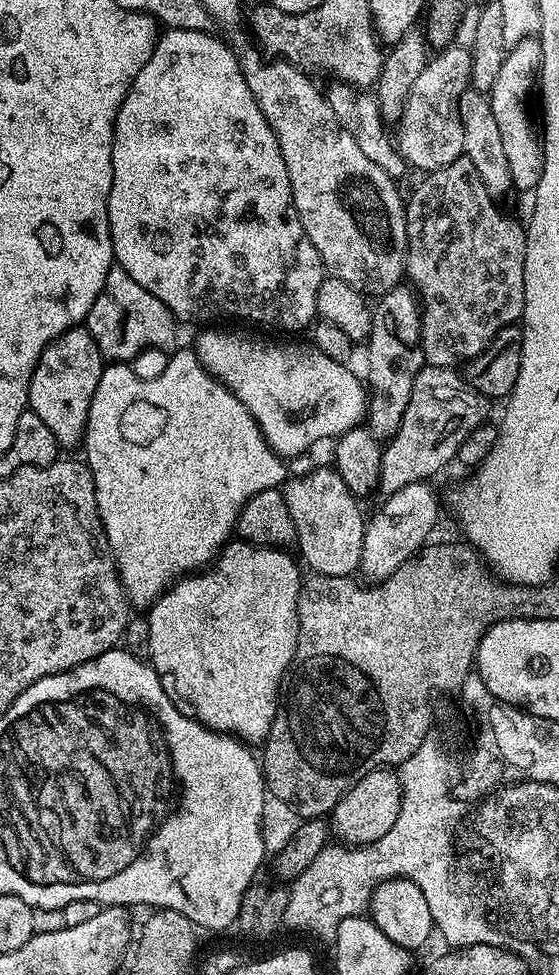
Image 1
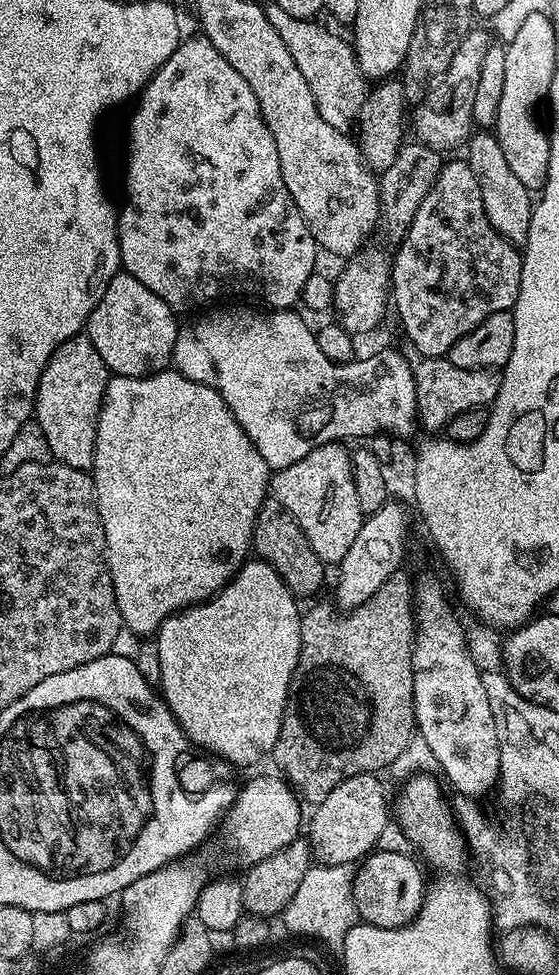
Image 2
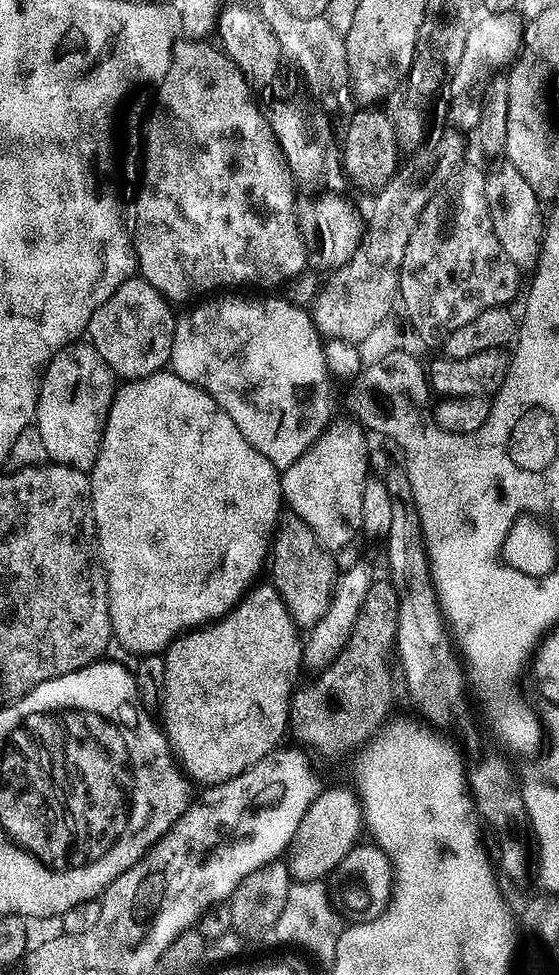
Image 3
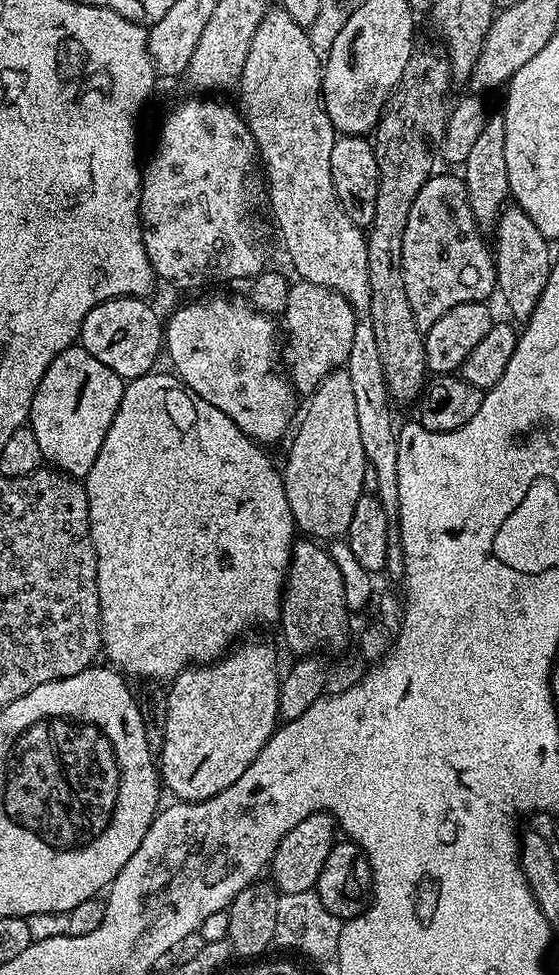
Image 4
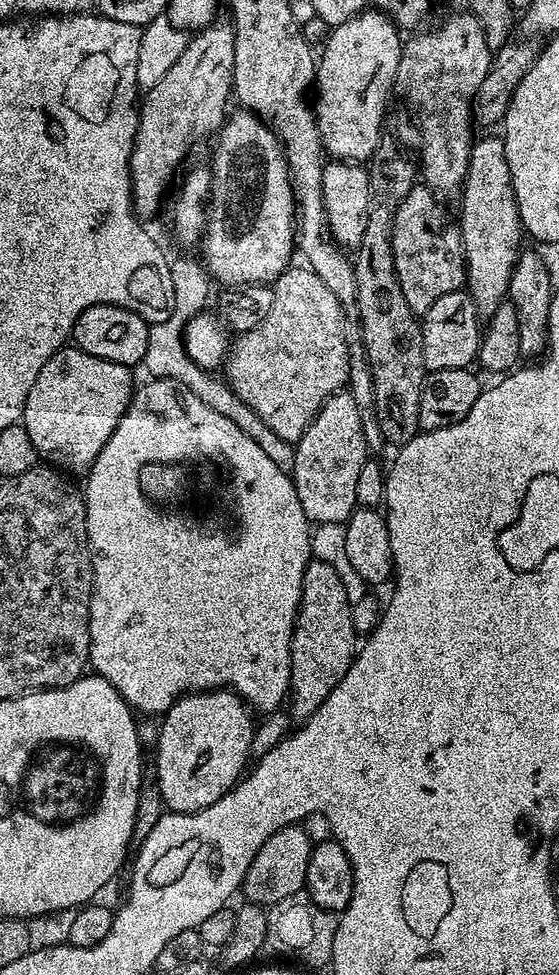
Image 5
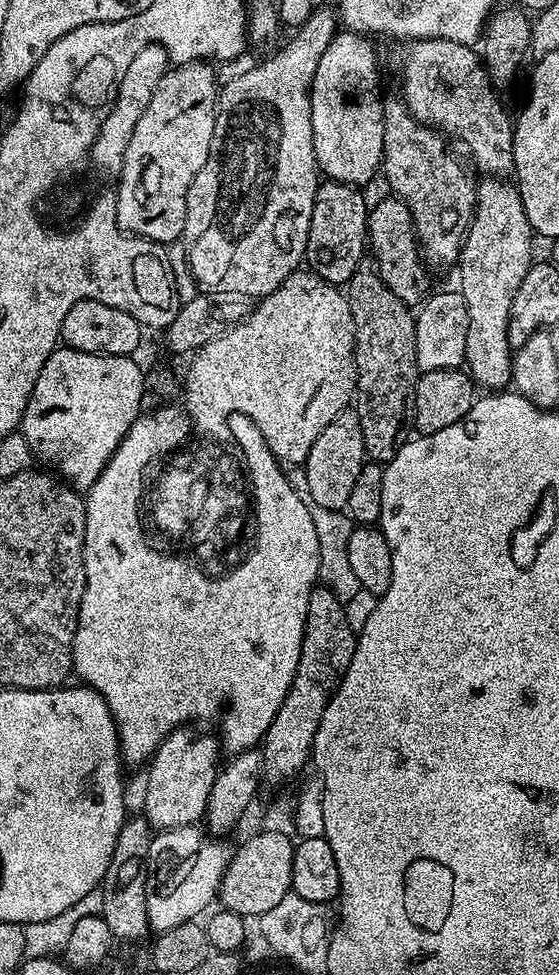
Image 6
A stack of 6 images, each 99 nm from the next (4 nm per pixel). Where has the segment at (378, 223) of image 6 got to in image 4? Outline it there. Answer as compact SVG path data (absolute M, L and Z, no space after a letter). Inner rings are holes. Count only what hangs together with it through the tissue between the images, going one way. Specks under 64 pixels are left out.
M433 174L429 176L428 181L422 186L422 190L418 190L418 194L414 198L414 202L410 206L410 214L406 218L406 226L402 234L402 282L406 282L406 298L410 298L410 310L414 314L414 322L422 330L427 330L430 326L434 326L434 322L438 322L438 318L442 318L442 314L446 314L446 310L454 310L454 306L462 306L463 304L478 304L487 301L491 292L497 291L496 283L496 262L493 253L484 245L482 237L482 229L477 224L474 214L468 205L468 195L466 194L466 186L463 179L459 175L456 176L439 176Z

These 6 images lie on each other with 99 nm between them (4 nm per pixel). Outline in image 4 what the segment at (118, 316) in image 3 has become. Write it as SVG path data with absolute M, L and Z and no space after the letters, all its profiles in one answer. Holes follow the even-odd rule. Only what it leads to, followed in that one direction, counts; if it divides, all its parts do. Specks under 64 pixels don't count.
M119 296L102 302L86 314L80 331L79 347L84 348L102 366L110 366L125 382L146 376L157 367L156 359L162 356L165 347L162 316L148 305L147 299L139 296Z

